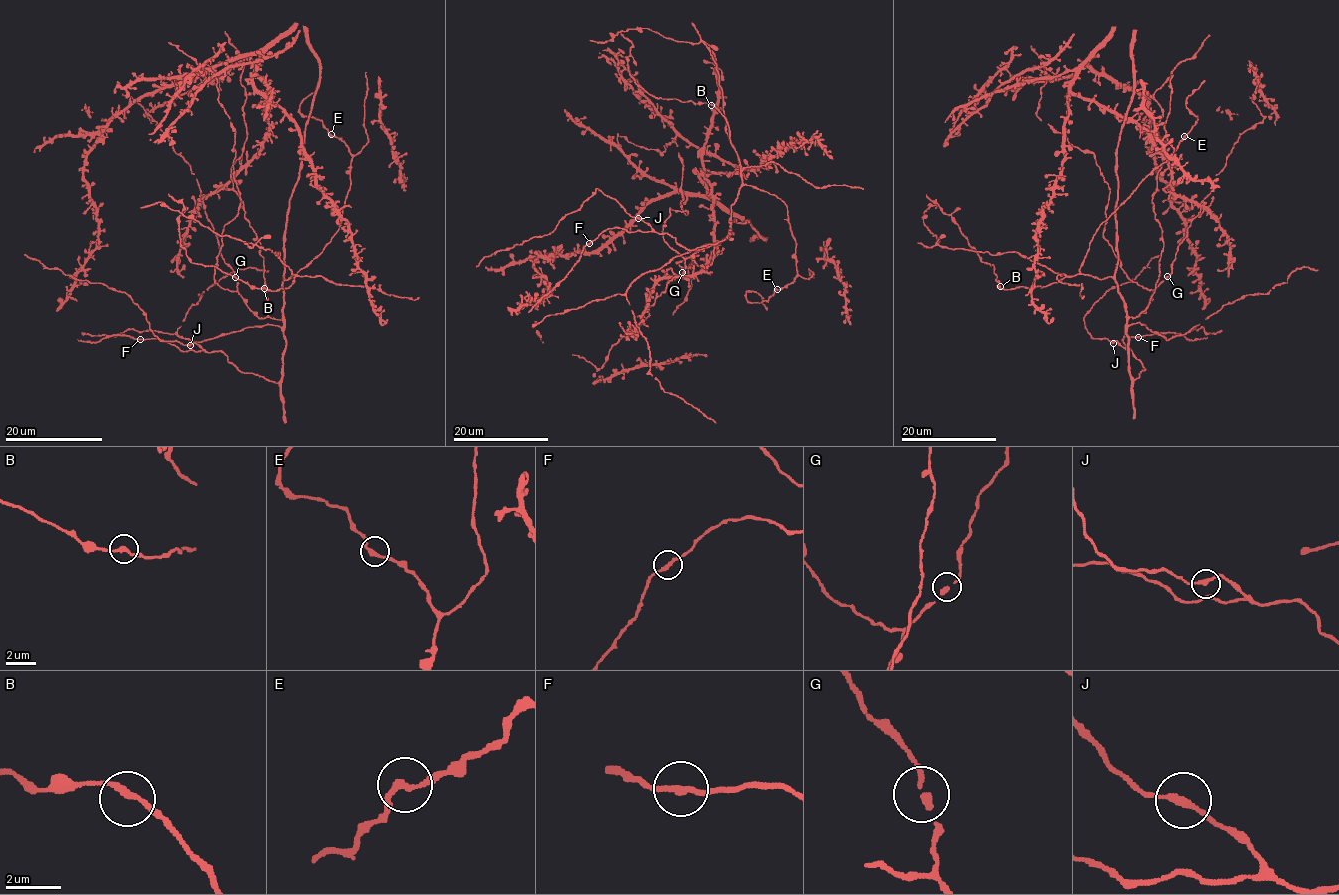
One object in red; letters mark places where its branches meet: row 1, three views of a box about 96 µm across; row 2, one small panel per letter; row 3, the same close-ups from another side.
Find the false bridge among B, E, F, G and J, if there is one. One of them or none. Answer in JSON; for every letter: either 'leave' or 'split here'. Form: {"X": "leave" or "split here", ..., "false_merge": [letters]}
{"B": "leave", "E": "leave", "F": "leave", "G": "leave", "J": "leave", "false_merge": []}

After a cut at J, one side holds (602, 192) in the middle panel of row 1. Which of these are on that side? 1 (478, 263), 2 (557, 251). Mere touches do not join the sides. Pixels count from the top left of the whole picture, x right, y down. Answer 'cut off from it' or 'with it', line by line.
1: with it
2: cut off from it

